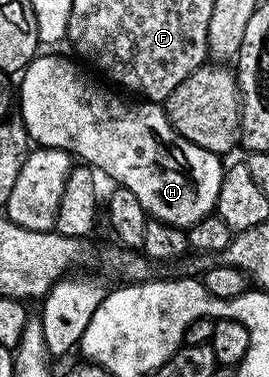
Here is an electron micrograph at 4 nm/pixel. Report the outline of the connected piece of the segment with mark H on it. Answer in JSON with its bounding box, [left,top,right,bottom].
[18,55,225,231]

